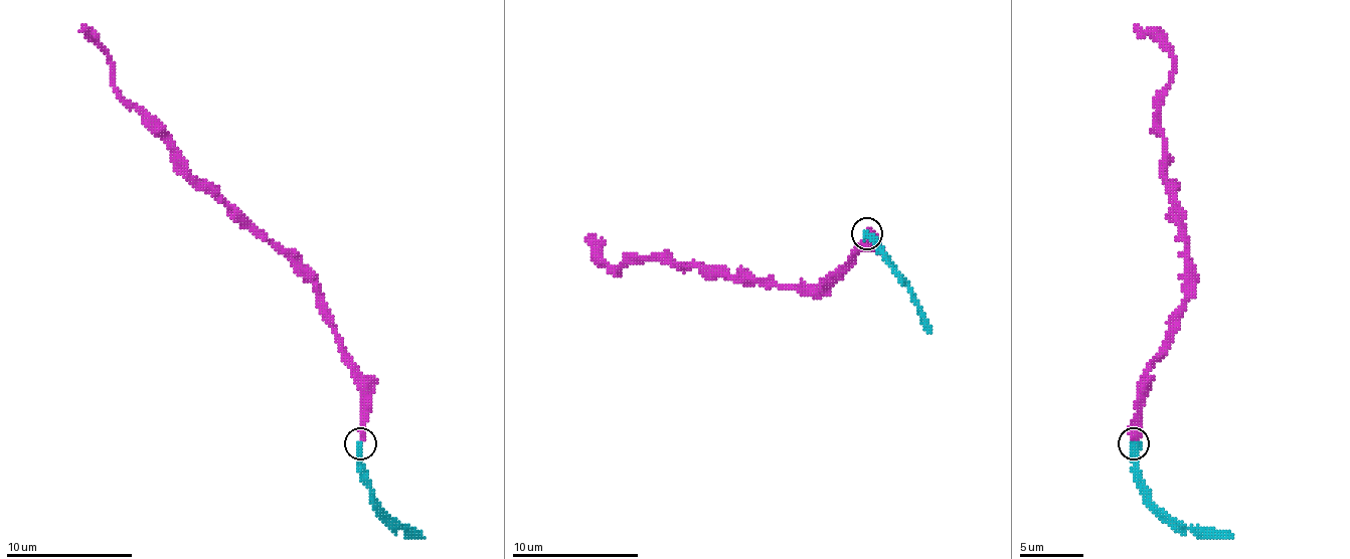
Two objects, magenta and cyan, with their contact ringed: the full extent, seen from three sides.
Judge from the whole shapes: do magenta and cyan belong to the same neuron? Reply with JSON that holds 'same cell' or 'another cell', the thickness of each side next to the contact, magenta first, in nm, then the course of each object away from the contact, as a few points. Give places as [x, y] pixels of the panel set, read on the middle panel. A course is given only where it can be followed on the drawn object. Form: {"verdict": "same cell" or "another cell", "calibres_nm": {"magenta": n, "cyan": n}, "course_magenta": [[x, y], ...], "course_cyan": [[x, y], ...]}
{"verdict": "same cell", "calibres_nm": {"magenta": 360, "cyan": 360}, "course_magenta": [[867, 234], [867, 240], [823, 285], [788, 289], [734, 282], [696, 262], [633, 259], [617, 272], [588, 234]], "course_cyan": [[867, 234], [905, 282], [921, 323], [931, 333]]}

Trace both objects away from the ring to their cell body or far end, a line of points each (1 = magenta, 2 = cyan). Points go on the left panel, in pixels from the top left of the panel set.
1: (361, 442), (361, 379), (317, 288), (190, 173), (186, 161), (127, 101), (111, 56), (81, 24)
2: (361, 442), (361, 475), (370, 497), (399, 525), (425, 538)

